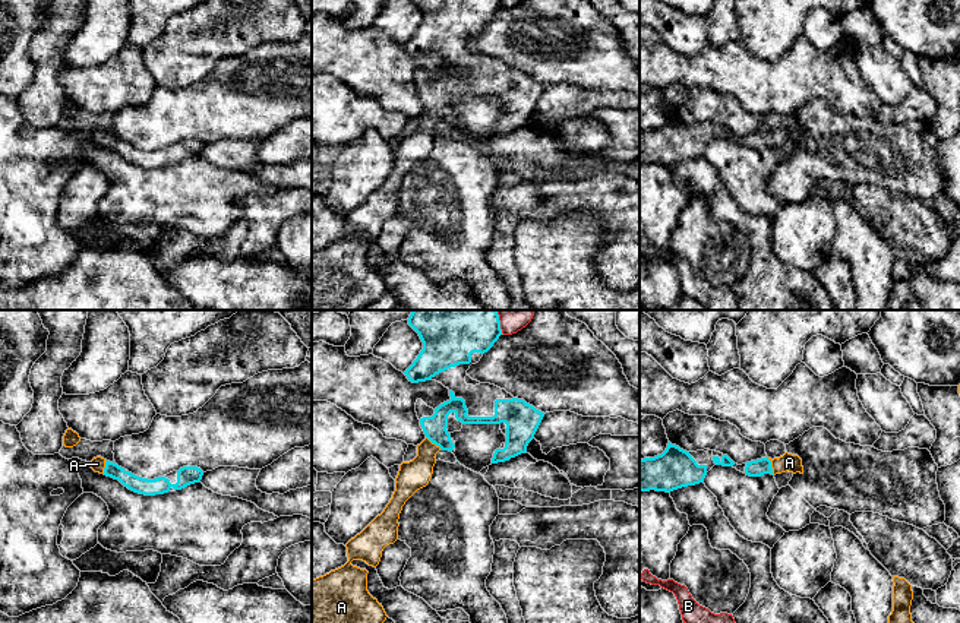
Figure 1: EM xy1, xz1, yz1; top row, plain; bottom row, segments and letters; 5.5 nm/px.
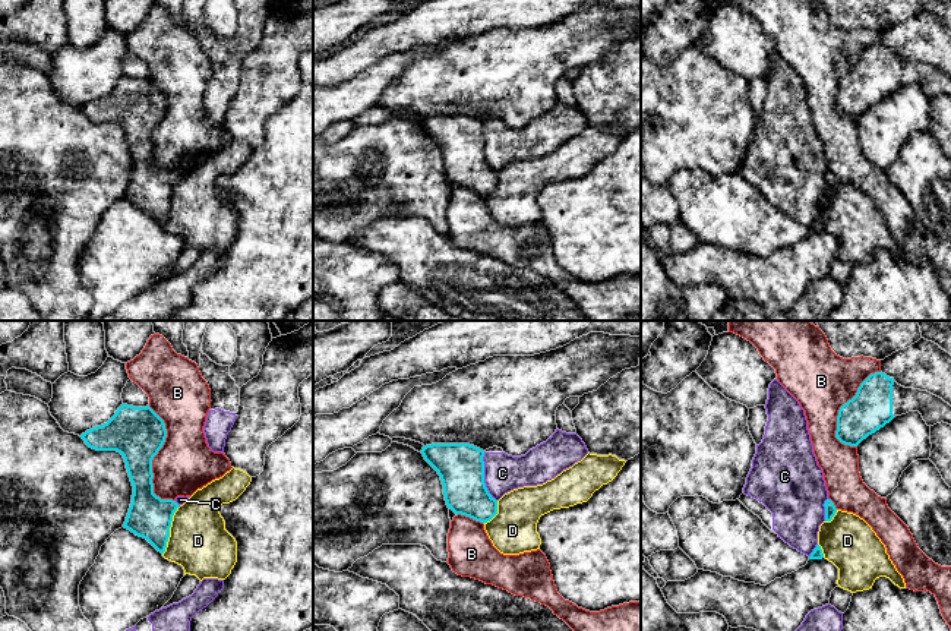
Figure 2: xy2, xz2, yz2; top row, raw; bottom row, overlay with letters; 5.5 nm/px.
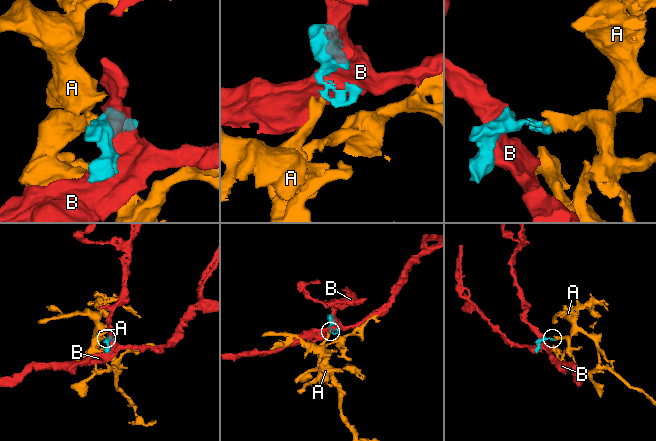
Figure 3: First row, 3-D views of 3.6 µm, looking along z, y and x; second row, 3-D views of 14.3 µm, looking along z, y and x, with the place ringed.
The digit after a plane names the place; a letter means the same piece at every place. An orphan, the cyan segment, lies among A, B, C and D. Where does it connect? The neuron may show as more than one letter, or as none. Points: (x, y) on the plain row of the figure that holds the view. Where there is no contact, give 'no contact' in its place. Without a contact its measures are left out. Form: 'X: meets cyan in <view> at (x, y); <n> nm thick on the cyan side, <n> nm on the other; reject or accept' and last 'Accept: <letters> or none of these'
A: meets cyan in yz1 at (770, 139); 100 nm thick on the cyan side, 100 nm on the other; accept
B: meets cyan in xy2 at (152, 131); 300 nm thick on the cyan side, 320 nm on the other; reject
C: meets cyan in xz2 at (483, 150); 260 nm thick on the cyan side, 200 nm on the other; reject
D: meets cyan in xy2 at (168, 202); 240 nm thick on the cyan side, 320 nm on the other; reject
Accept: A

